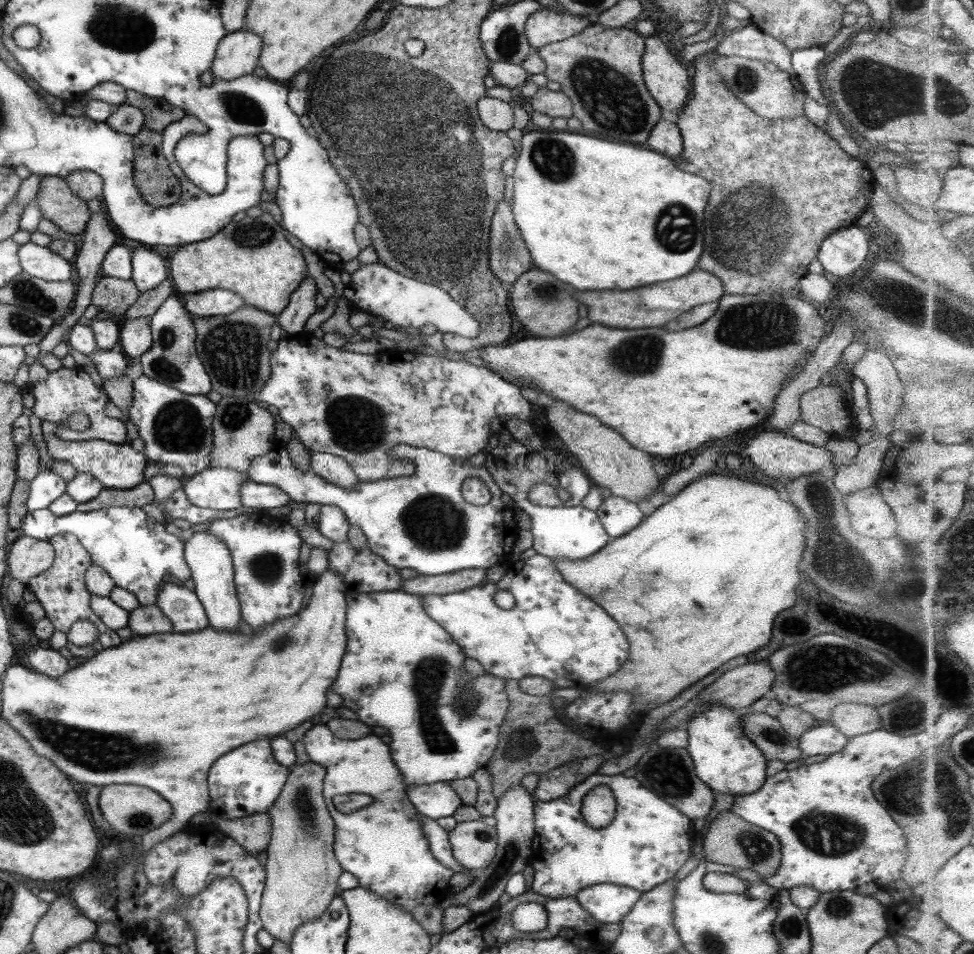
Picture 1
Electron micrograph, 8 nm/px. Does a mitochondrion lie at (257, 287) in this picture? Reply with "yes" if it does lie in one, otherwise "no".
no

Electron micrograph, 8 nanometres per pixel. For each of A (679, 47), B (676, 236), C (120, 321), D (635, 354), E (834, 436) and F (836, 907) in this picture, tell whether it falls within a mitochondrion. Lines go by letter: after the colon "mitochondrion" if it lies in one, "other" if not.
A: other
B: mitochondrion
C: other
D: mitochondrion
E: other
F: mitochondrion

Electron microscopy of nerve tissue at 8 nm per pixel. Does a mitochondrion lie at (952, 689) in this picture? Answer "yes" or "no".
no

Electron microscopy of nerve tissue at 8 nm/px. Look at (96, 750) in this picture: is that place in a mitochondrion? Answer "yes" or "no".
yes

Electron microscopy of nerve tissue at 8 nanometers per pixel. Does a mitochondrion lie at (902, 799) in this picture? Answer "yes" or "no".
yes

